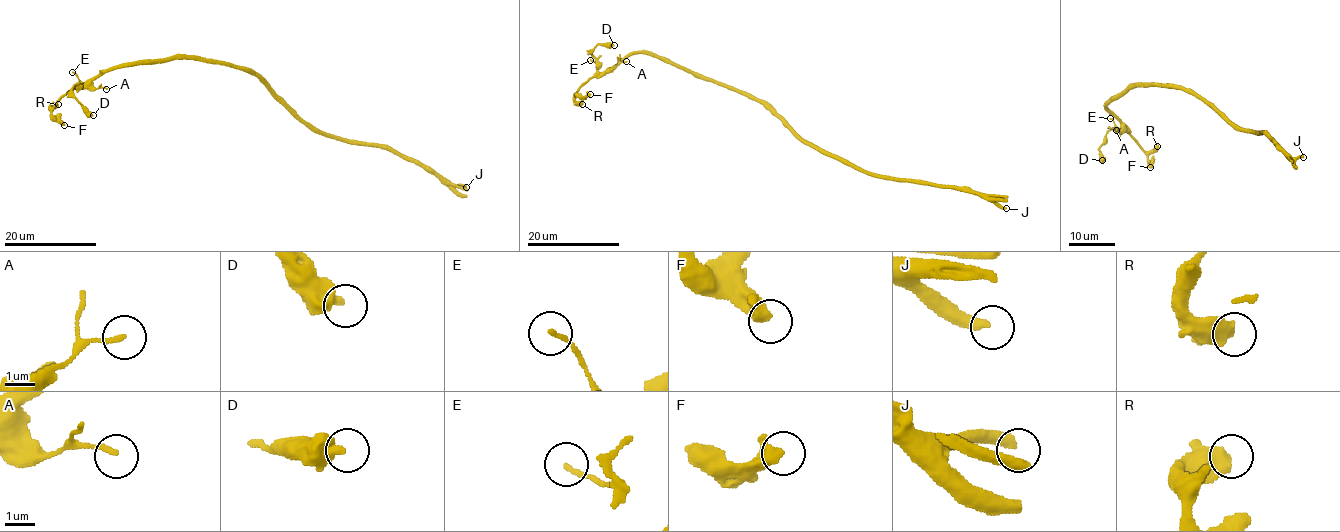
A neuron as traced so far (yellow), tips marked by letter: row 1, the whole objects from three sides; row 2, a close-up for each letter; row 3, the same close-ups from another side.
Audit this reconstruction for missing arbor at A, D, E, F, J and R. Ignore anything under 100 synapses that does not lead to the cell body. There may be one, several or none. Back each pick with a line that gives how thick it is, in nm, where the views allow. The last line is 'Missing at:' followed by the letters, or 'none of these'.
Missing at: none of these

